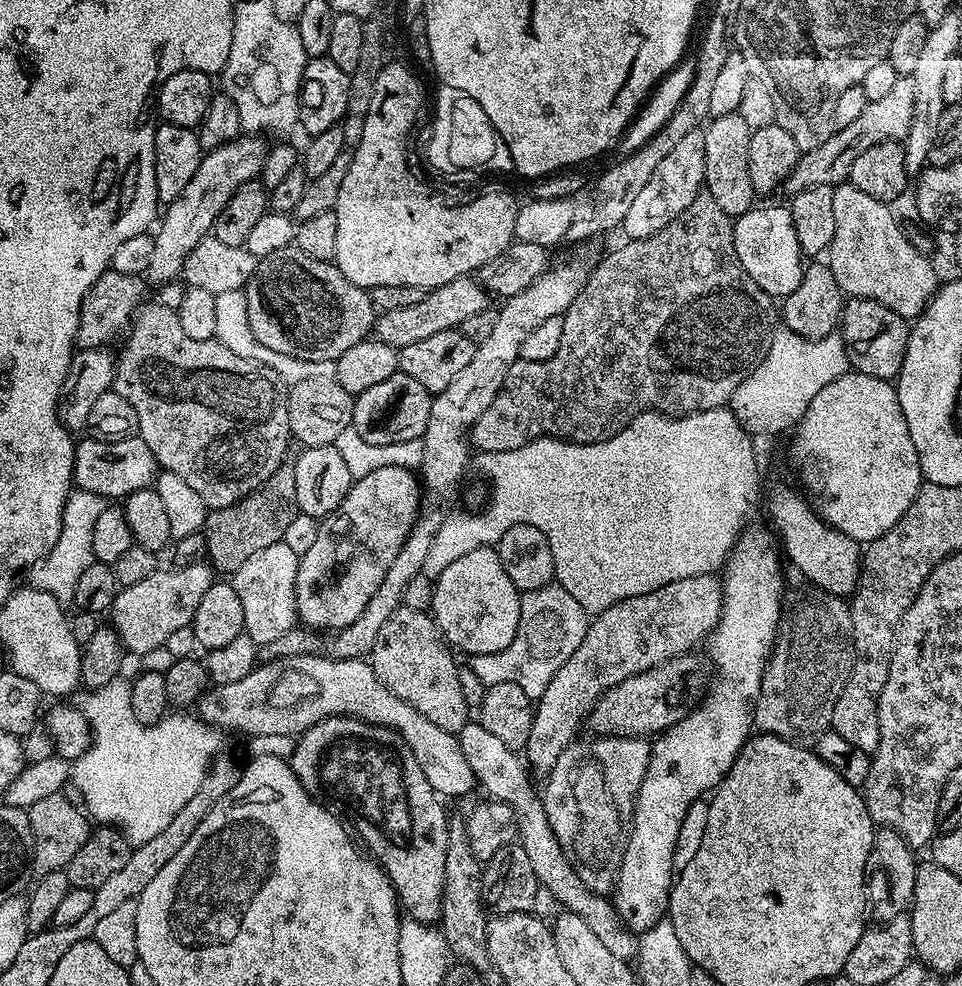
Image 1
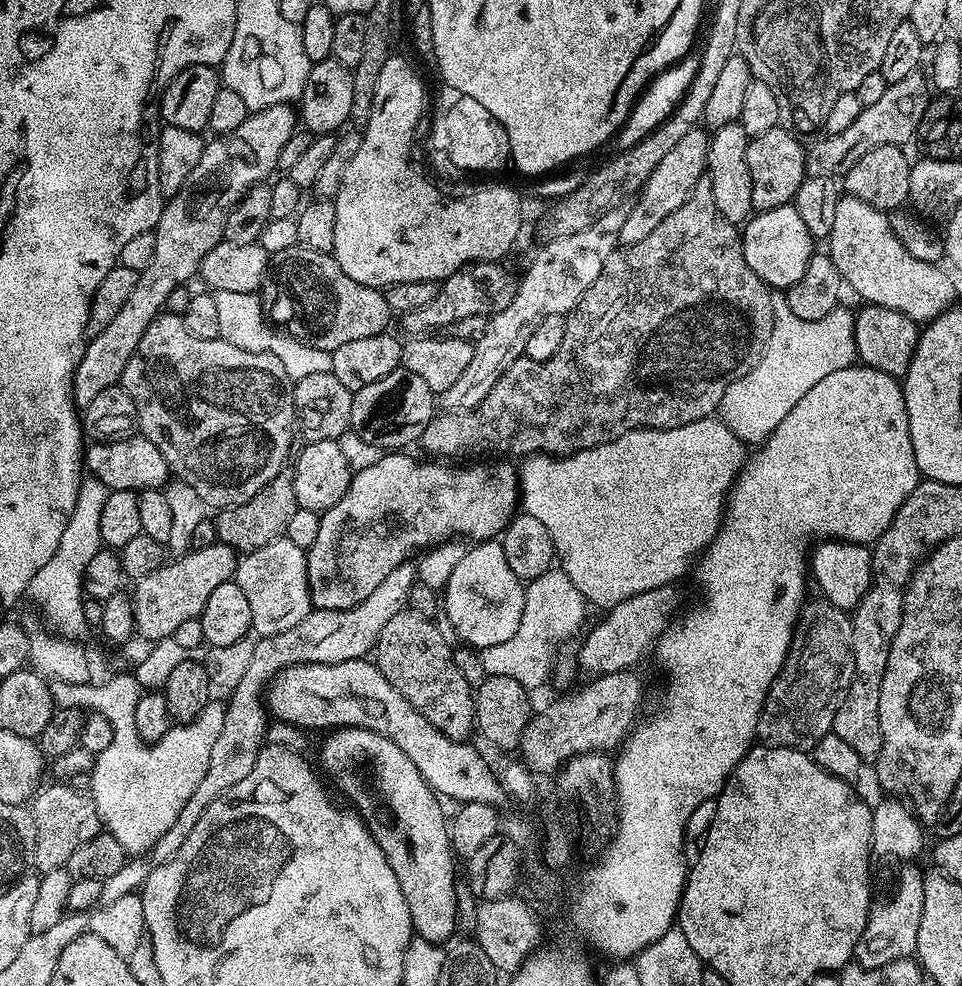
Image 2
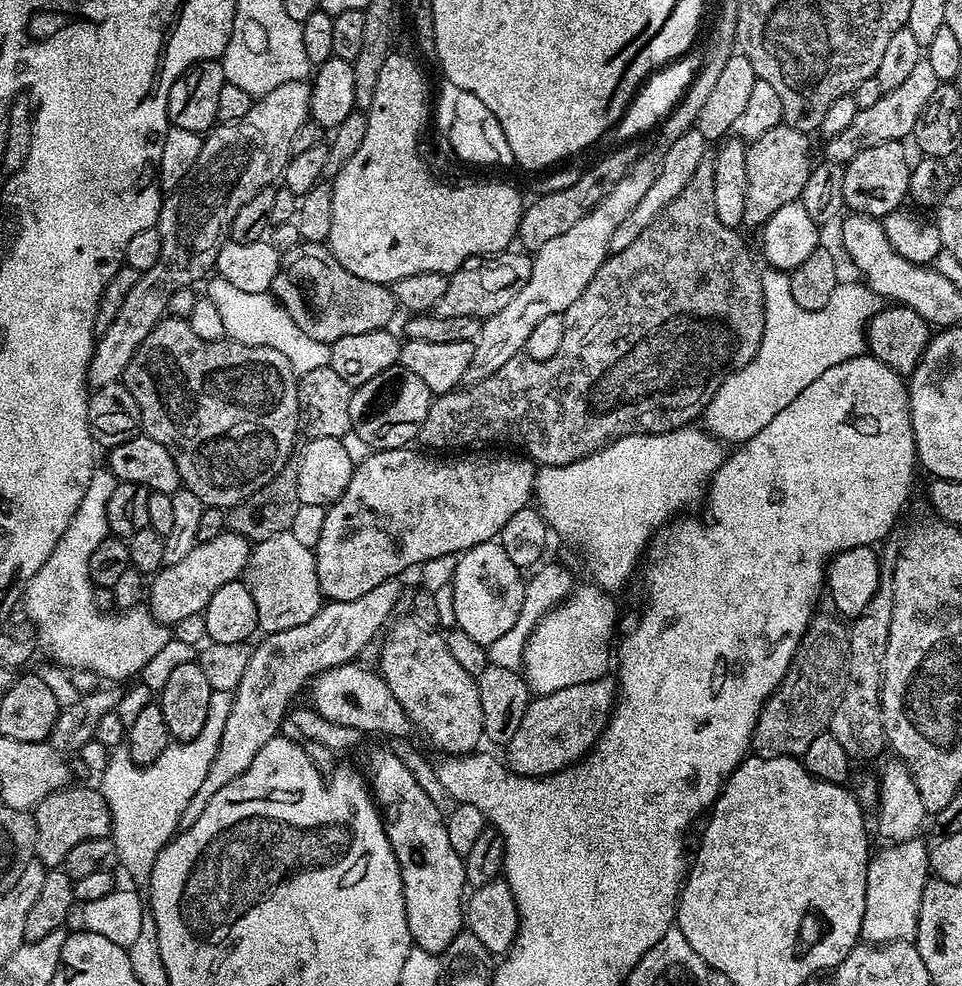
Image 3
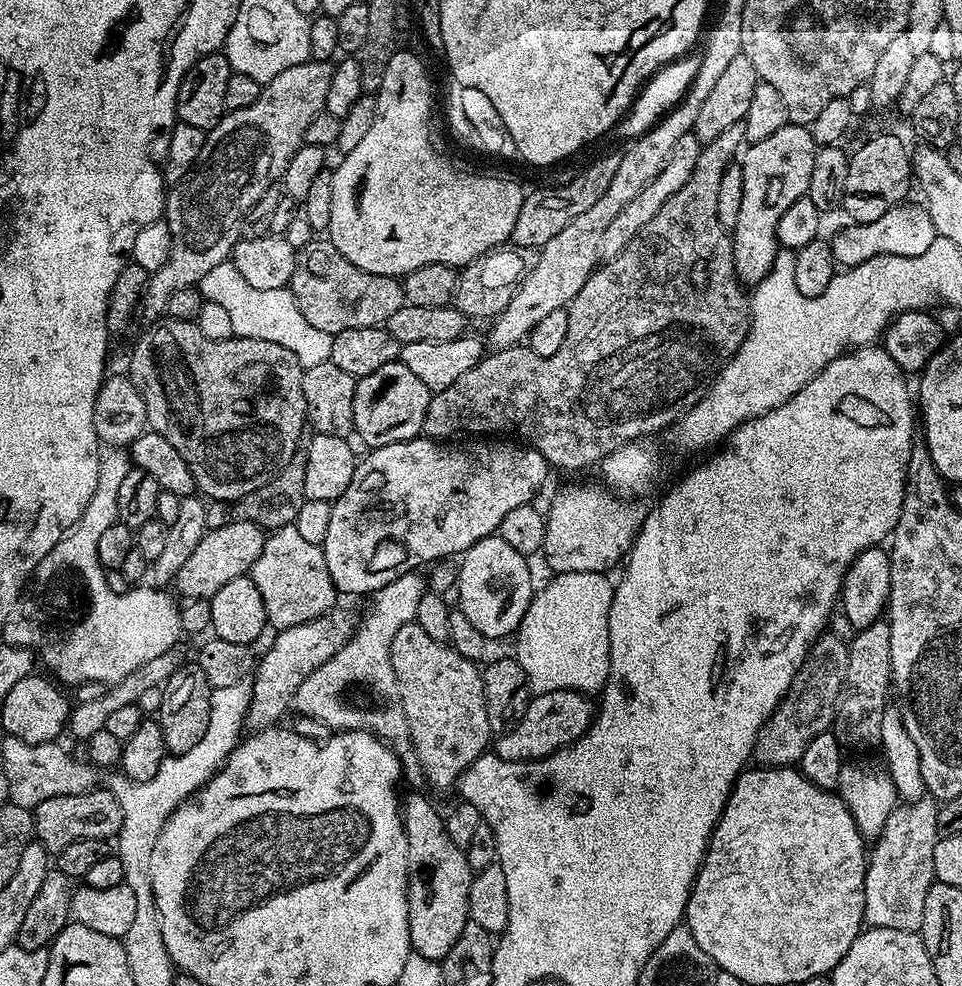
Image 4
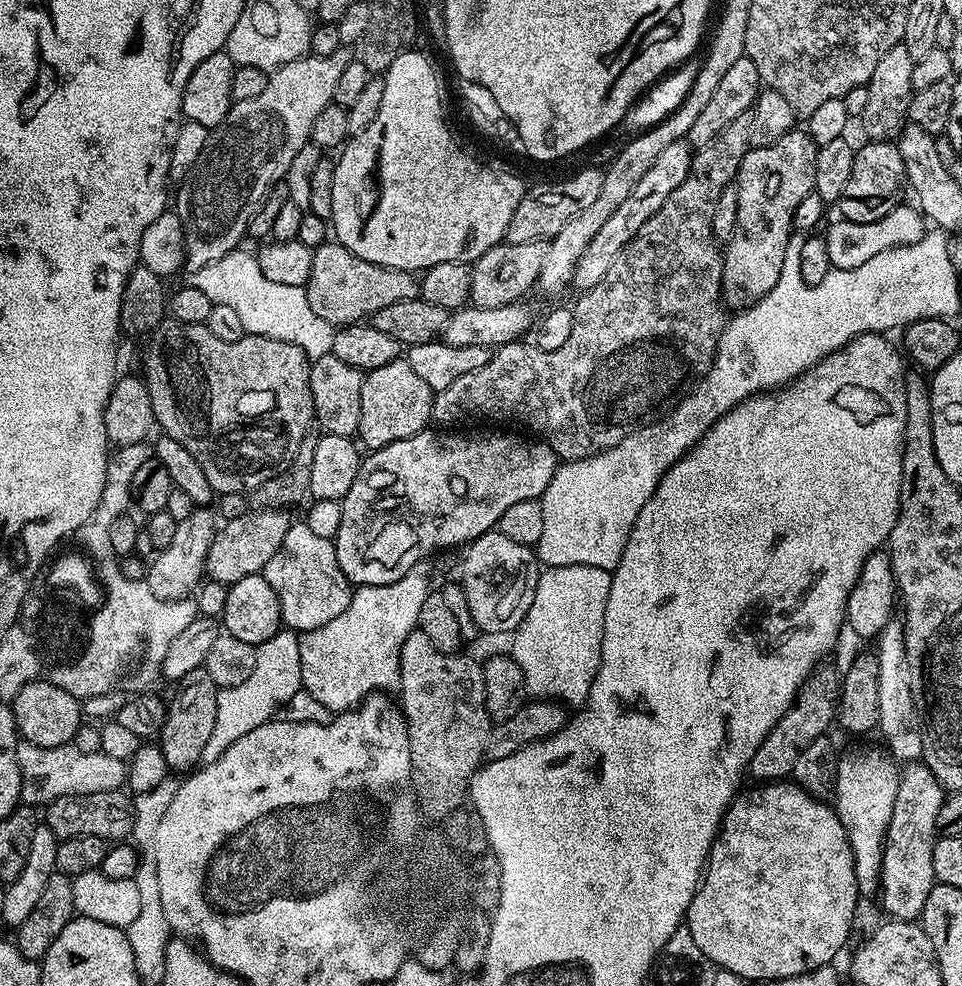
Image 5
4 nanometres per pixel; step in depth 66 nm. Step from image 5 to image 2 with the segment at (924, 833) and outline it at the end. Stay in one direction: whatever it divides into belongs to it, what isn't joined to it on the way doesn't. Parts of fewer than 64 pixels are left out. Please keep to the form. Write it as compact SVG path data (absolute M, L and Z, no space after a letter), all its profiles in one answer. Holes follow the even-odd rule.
M908 866L900 876L900 881L896 884L896 889L892 892L892 900L884 900L875 905L868 913L868 921L862 930L862 938L858 938L854 953L855 963L861 968L881 968L895 960L903 960L911 957L916 950L918 942L918 922L922 922L922 902L924 901L924 878L925 873L918 869Z

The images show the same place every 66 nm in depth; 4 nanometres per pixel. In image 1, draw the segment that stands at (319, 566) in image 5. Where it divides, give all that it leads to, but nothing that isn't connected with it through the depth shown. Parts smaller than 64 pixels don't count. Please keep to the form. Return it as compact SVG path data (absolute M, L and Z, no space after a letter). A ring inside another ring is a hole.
M281 542L266 546L266 550L258 550L258 554L250 554L250 558L231 573L232 589L238 594L238 602L242 602L244 632L256 645L270 644L283 632L297 627L296 579L299 565L300 557Z

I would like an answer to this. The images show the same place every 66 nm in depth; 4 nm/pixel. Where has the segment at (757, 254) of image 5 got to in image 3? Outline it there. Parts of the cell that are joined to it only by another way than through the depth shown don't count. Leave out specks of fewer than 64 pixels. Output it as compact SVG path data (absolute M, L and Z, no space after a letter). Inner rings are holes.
M783 123L751 141L746 153L746 214L744 224L754 230L764 225L785 204L799 200L814 167L812 144L805 133Z

